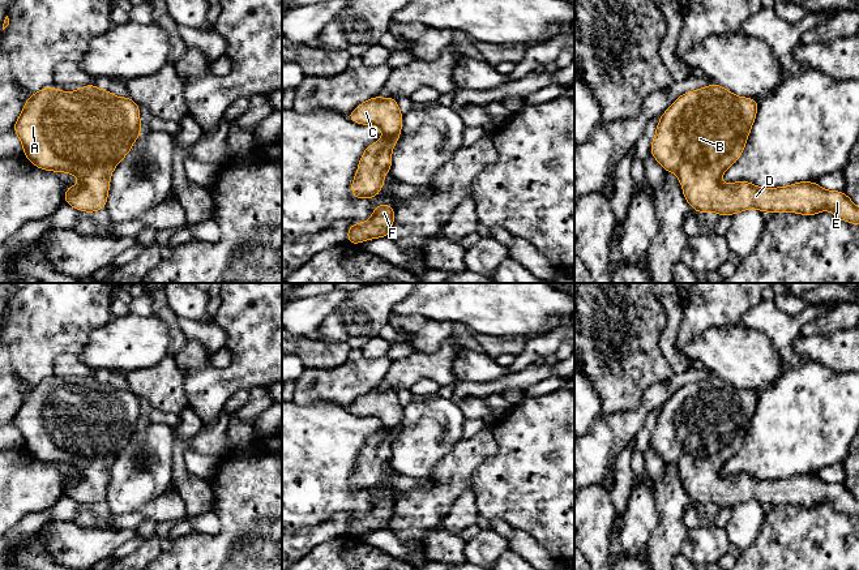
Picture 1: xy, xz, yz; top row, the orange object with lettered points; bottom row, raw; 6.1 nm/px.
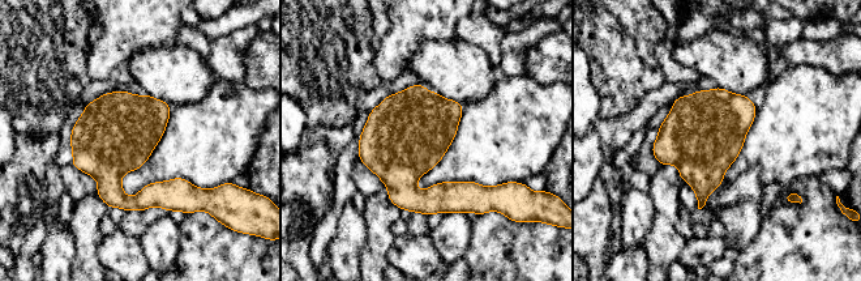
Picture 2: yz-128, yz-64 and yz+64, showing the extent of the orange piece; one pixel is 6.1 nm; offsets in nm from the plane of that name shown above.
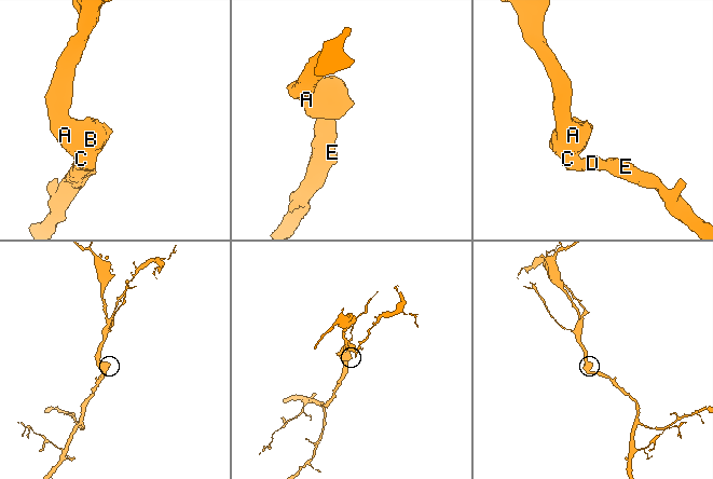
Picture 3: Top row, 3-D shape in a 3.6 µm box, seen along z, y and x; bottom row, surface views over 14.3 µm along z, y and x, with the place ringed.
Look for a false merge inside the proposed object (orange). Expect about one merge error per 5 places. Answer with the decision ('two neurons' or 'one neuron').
one neuron

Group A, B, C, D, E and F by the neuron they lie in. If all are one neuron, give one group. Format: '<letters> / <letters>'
A B C D E F

